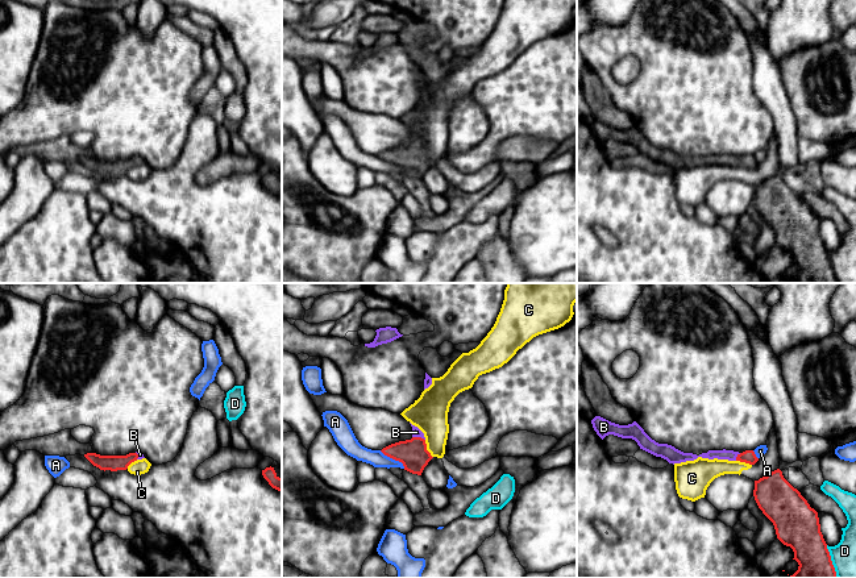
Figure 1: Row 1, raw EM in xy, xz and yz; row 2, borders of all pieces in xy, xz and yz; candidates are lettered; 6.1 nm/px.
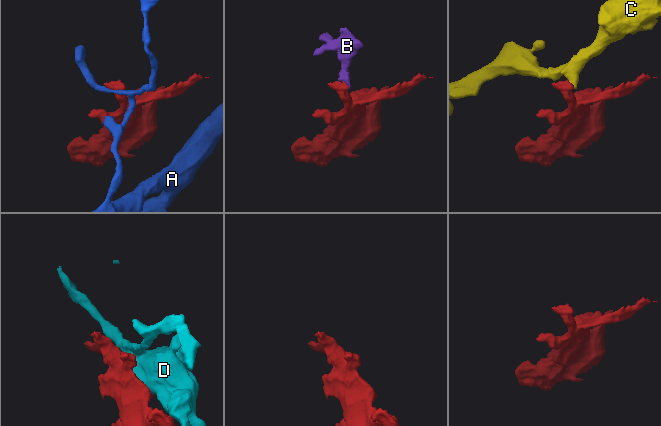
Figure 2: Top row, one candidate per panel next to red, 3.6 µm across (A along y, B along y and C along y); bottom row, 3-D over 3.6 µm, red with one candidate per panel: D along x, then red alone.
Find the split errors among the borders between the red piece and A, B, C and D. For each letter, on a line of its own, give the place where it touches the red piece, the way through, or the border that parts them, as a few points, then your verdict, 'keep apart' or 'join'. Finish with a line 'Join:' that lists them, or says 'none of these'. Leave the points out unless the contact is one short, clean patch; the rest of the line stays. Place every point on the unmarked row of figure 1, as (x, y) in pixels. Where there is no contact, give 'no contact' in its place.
A: xz (393, 163) | along xz (379, 156), (398, 165), (404, 173) | keep apart
B: xz (419, 142) | across xz (412, 158), (419, 142), (416, 137) | join
C: xz (426, 154) | along xz (424, 145), (426, 154), (432, 162) | keep apart
D: yz (831, 266) | keep apart
Join: B

